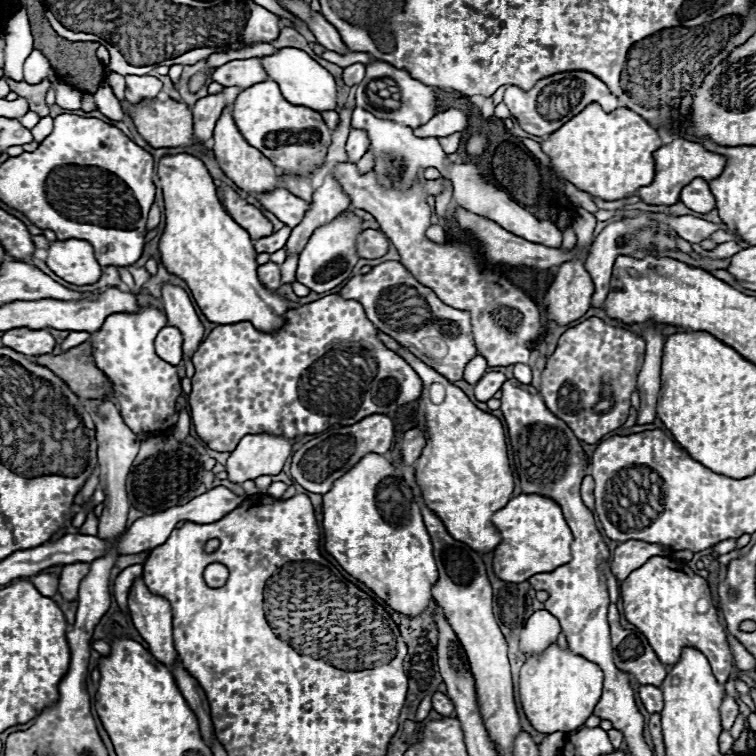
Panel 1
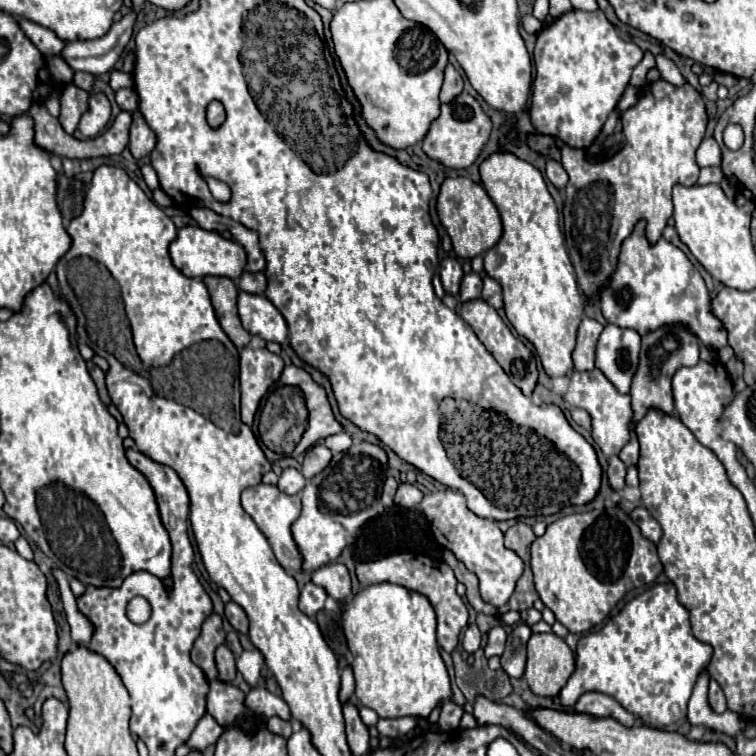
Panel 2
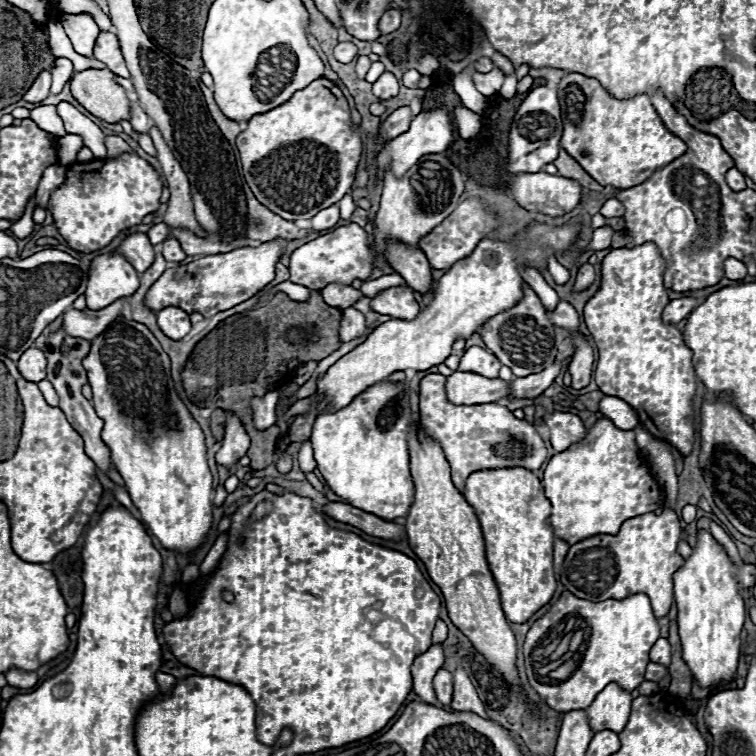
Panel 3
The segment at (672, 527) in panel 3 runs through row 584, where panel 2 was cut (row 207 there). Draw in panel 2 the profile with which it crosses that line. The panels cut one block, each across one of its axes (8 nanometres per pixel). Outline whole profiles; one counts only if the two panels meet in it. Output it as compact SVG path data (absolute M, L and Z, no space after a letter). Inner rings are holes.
M658 80L646 84L638 102L622 114L624 126L624 146L622 150L606 162L588 162L584 150L562 146L560 148L560 162L566 168L570 180L566 184L566 202L564 202L564 236L566 236L566 250L570 254L572 266L576 270L578 286L584 294L590 296L594 304L598 304L598 290L608 282L612 276L612 266L616 266L616 258L620 254L620 242L632 232L632 226L644 218L646 220L646 236L654 244L662 236L662 230L672 216L672 186L684 184L694 186L698 180L698 164L696 164L696 150L704 140L708 124L706 114L706 100L704 96L684 82L682 86L672 86L666 80Z

